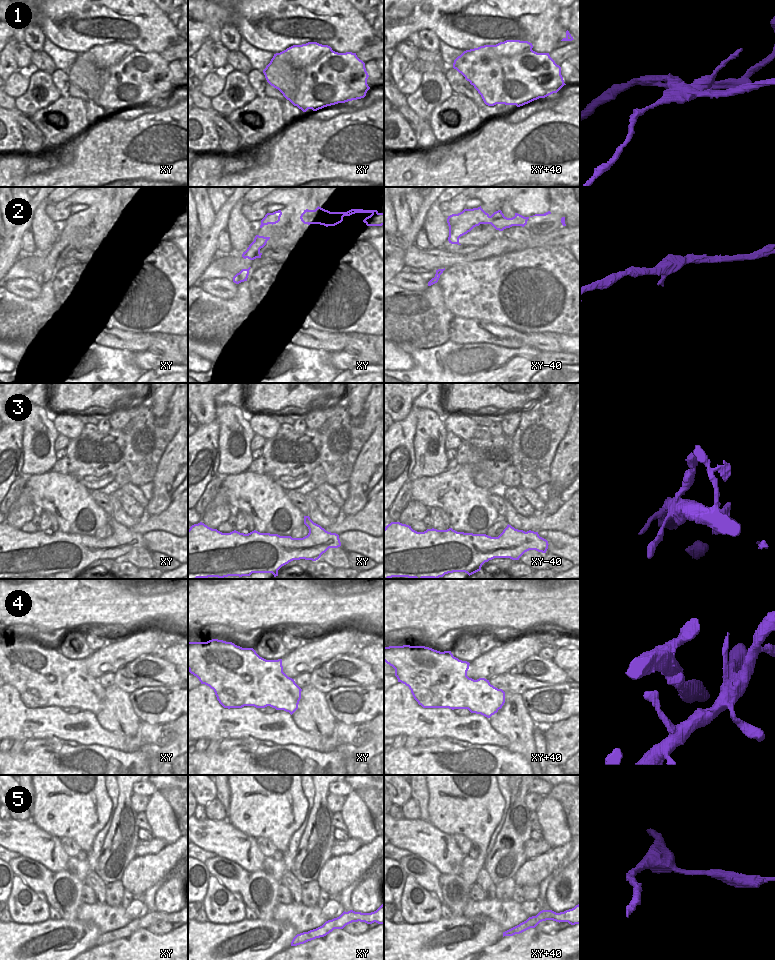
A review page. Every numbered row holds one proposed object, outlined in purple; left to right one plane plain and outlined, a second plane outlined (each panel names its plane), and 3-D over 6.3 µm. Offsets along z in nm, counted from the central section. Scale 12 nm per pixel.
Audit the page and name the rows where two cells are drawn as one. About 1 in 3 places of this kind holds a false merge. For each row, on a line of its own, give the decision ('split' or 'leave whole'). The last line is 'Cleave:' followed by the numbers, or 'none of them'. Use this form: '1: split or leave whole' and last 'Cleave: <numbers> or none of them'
1: split
2: leave whole
3: leave whole
4: leave whole
5: leave whole
Cleave: 1

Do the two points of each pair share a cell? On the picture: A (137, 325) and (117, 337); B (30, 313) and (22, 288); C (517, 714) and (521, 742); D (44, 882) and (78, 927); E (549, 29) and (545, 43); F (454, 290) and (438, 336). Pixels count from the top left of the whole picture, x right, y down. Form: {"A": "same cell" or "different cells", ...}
{"A": "different cells", "B": "different cells", "C": "same cell", "D": "different cells", "E": "same cell", "F": "different cells"}

